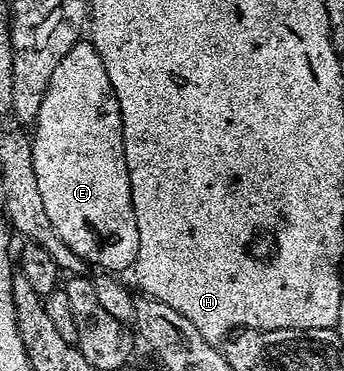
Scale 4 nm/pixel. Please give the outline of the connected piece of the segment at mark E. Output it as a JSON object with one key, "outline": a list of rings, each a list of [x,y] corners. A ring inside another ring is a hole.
{"outline":[[[81,39],[77,41],[58,67],[54,67],[54,75],[50,75],[50,87],[42,99],[42,107],[38,109],[36,124],[30,133],[32,139],[32,150],[34,151],[34,171],[38,174],[38,187],[42,194],[42,203],[46,206],[46,216],[58,231],[58,239],[74,251],[89,266],[101,265],[99,268],[104,271],[120,271],[116,269],[131,270],[136,263],[138,255],[138,223],[134,219],[134,203],[132,202],[132,188],[130,187],[130,171],[126,167],[126,147],[122,135],[122,111],[118,107],[118,99],[112,93],[110,75],[106,75],[106,63],[102,63],[102,55],[93,47],[91,40]]]}

